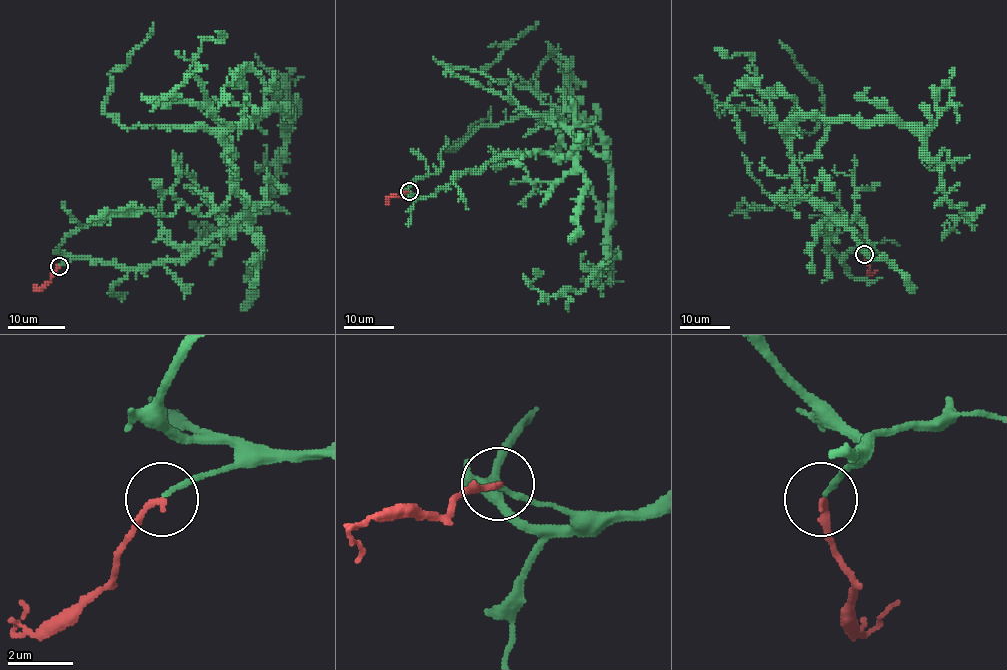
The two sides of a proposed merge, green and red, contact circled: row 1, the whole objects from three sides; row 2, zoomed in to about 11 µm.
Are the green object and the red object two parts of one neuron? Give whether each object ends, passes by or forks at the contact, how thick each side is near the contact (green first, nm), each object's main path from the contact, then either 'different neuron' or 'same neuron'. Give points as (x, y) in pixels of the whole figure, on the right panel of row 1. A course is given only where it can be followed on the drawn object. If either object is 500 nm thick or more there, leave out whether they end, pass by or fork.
green ends; red ends; calibres 150 and 170 nm; course green (865, 253), (825, 248), (798, 117), (906, 125), (964, 203), (943, 226); course red (864, 253), (869, 272), (876, 270); same neuron

